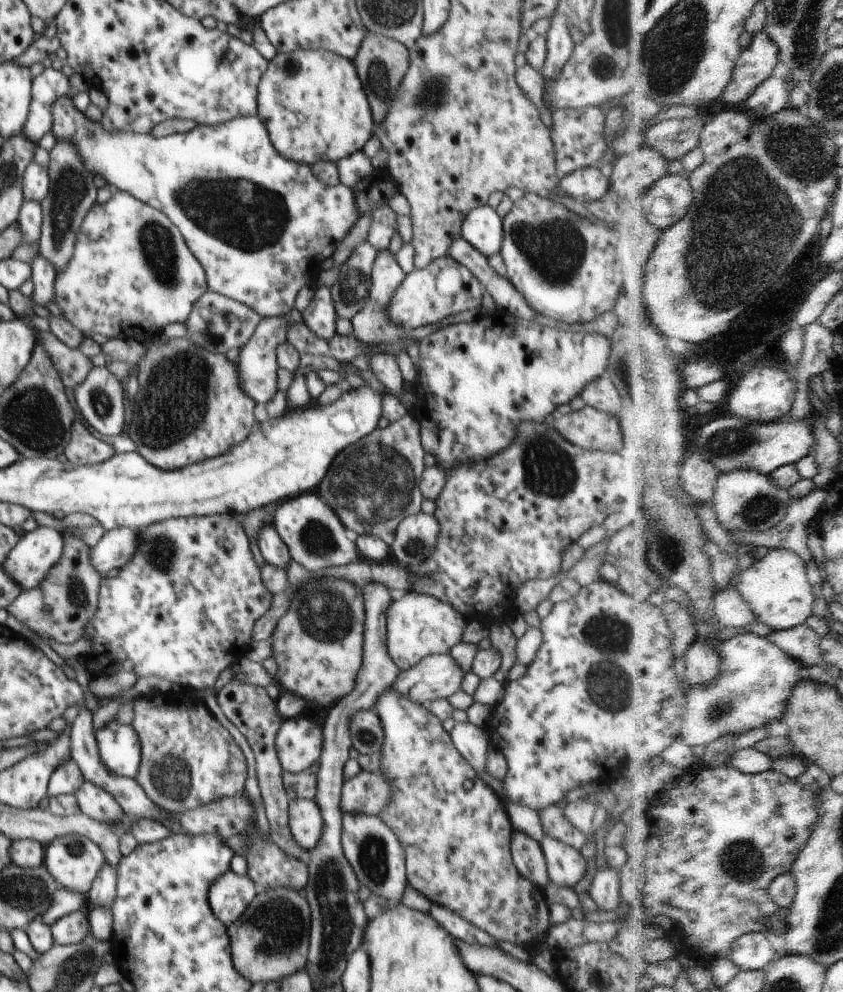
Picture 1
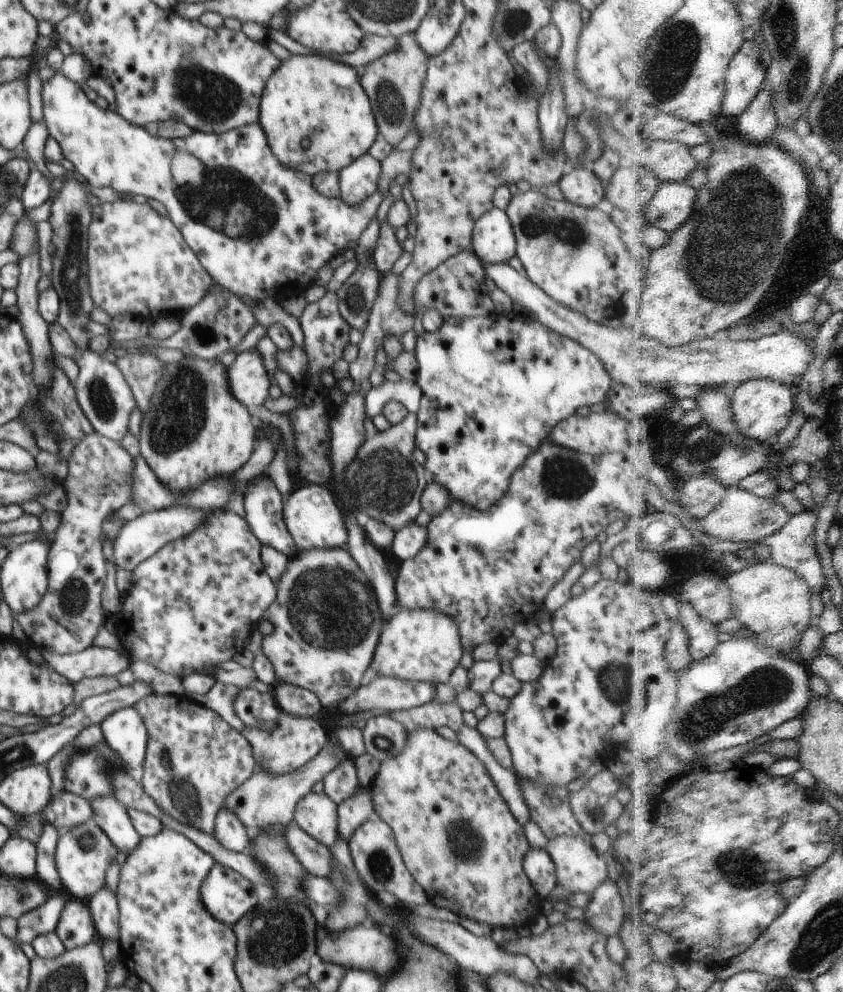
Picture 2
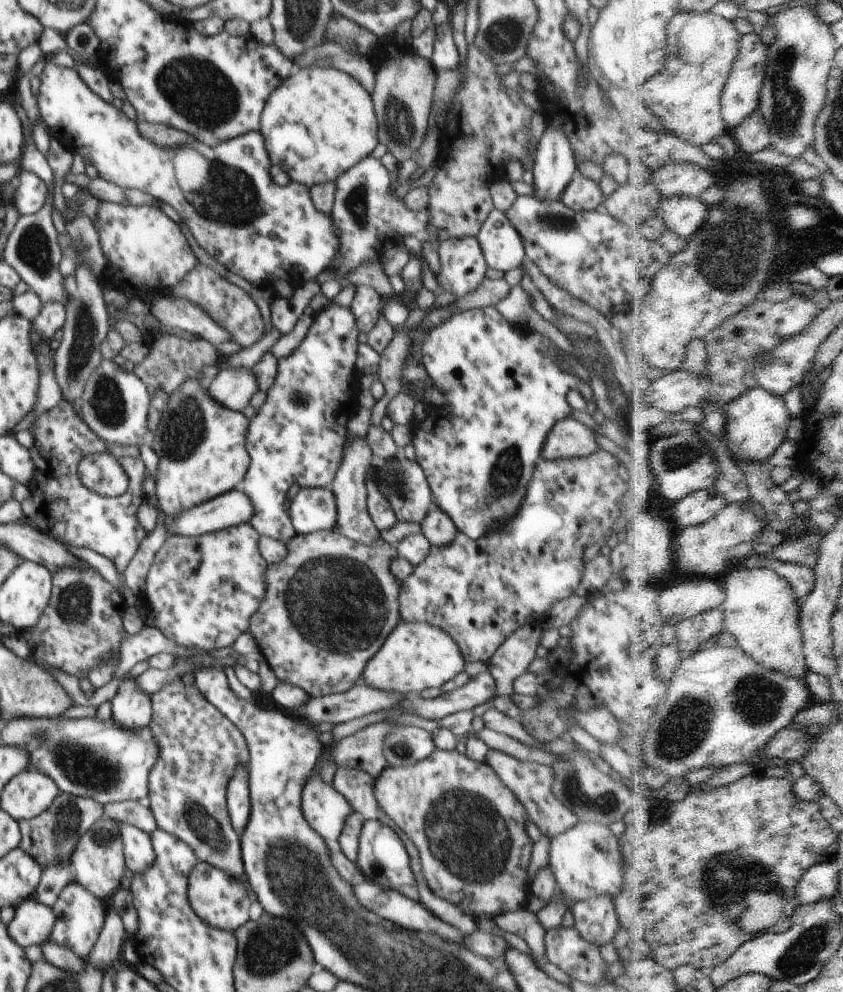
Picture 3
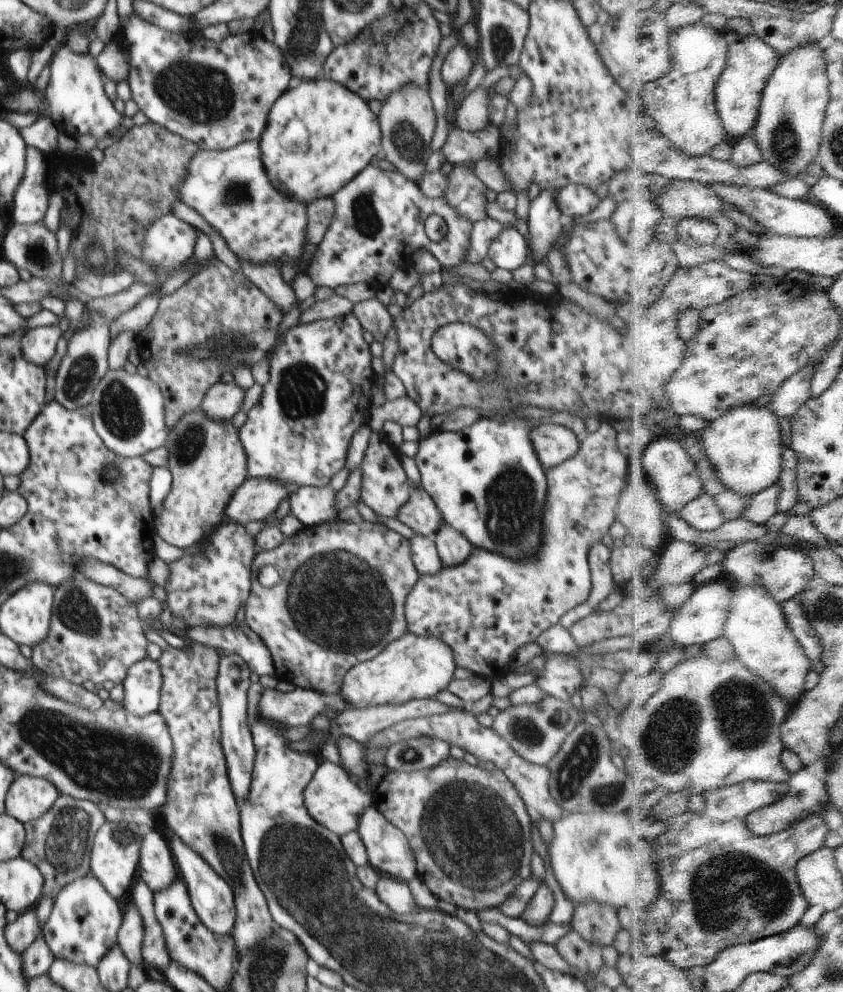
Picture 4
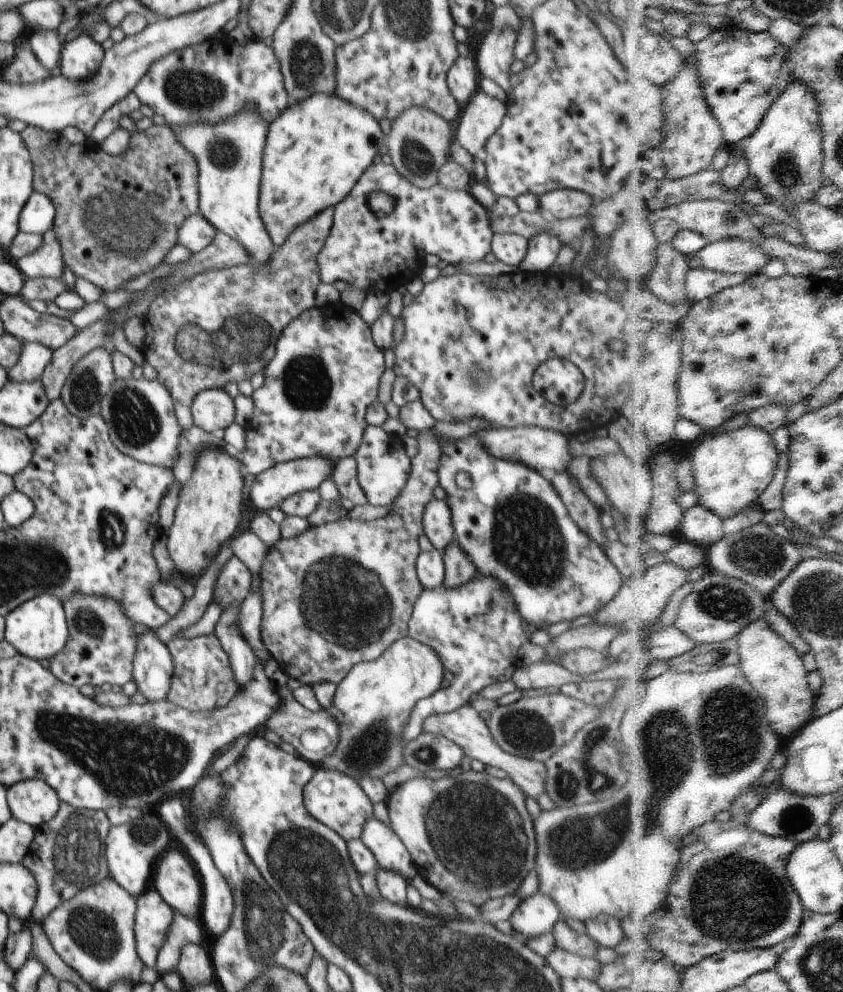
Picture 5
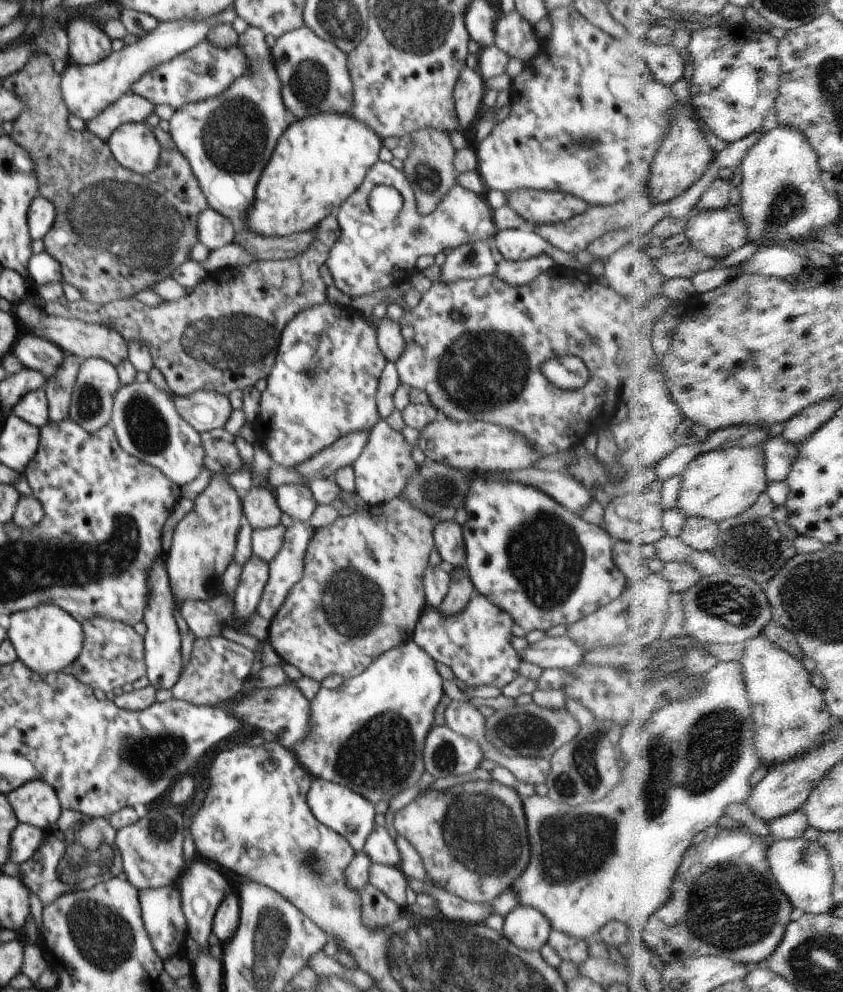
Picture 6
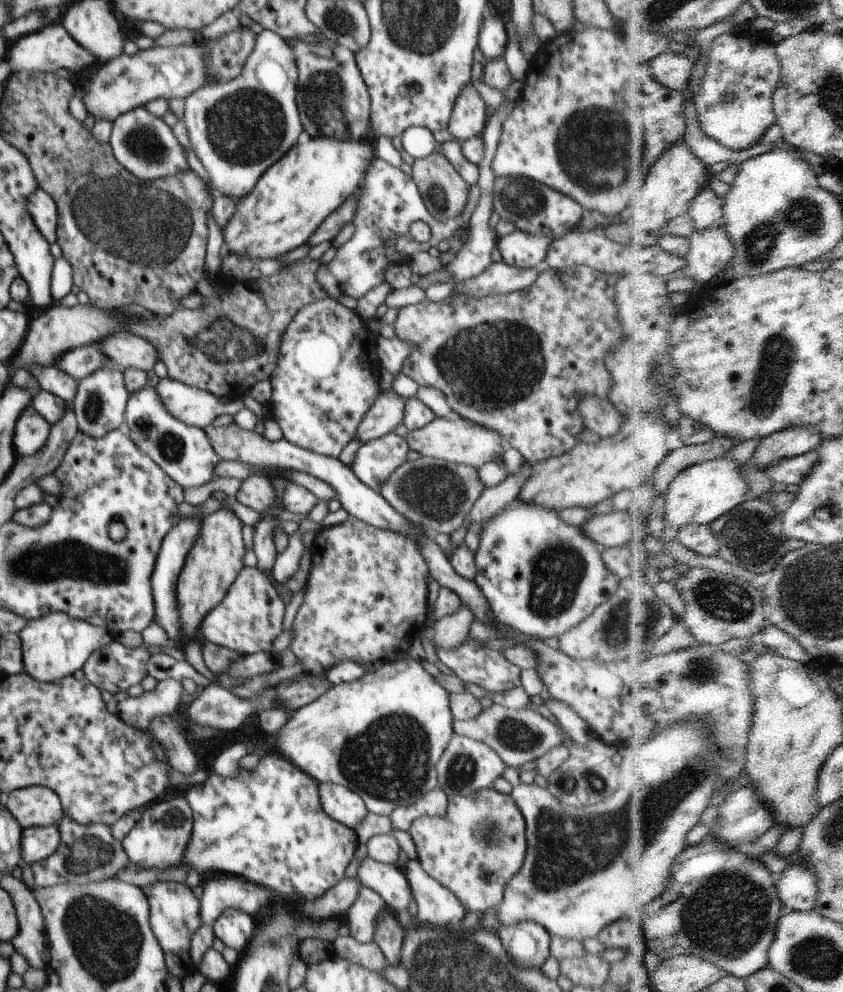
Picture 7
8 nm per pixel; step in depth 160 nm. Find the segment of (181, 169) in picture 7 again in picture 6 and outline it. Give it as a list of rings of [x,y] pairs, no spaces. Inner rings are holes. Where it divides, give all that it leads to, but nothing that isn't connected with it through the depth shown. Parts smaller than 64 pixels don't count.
[[[145,121],[121,124],[106,143],[123,167],[139,175],[151,173],[161,158],[162,146]]]

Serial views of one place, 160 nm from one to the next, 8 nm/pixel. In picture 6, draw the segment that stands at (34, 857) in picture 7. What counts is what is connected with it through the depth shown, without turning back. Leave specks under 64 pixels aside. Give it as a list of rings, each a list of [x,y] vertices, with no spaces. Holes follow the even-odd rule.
[[[19,822],[11,834],[9,860],[20,865],[28,862],[43,845],[44,836],[43,830]]]

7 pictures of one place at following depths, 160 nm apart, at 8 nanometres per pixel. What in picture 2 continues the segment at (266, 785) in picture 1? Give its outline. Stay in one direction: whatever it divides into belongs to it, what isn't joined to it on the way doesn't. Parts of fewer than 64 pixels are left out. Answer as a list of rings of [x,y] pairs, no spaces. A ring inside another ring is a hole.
[[[252,688],[240,691],[234,710],[245,725],[268,732],[275,727],[280,712],[273,691],[263,693]],[[294,822],[284,827],[284,834],[295,857],[310,875],[327,879],[331,876],[333,852],[329,846],[312,838]]]

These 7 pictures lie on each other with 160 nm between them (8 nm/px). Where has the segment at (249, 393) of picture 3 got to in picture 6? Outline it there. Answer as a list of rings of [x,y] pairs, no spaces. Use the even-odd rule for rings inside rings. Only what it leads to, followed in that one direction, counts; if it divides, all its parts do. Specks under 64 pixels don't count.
[[[202,389],[171,397],[178,414],[199,433],[224,428],[233,411],[228,397],[216,391]]]

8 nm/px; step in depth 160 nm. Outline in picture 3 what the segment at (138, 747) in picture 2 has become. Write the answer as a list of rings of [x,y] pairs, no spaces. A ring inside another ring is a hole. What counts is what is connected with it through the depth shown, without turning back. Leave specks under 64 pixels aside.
[[[124,677],[111,698],[111,717],[122,727],[148,727],[153,715],[151,696],[137,687],[138,677]]]

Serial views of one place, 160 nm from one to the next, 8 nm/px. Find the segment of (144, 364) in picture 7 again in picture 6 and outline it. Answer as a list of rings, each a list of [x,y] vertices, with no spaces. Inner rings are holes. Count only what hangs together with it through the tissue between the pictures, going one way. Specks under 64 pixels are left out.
[[[25,299],[16,304],[14,316],[18,318],[18,322],[24,323],[34,334],[52,341],[66,354],[76,355],[80,360],[96,357],[107,360],[116,367],[127,359],[128,339],[125,339],[116,329],[111,329],[109,326],[43,314]]]

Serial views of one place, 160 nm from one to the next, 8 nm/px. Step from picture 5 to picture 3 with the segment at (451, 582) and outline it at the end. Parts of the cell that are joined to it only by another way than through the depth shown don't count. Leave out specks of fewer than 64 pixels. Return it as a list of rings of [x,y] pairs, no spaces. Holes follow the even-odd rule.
[[[436,504],[430,505],[429,513],[421,522],[423,535],[434,547],[442,547],[454,542],[458,531],[450,517]]]

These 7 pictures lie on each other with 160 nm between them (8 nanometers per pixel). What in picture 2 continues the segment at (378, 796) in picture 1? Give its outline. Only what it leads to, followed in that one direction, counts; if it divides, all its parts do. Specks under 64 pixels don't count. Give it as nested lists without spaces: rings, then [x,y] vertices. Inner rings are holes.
[[[361,786],[355,795],[338,805],[339,839],[348,844],[356,829],[369,818],[375,817],[374,813],[370,787],[364,788]]]

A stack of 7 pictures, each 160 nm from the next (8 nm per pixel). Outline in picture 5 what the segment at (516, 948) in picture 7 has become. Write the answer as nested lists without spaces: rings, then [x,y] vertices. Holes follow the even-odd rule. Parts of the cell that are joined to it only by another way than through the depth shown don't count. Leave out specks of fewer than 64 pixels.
[[[538,892],[522,899],[509,916],[509,921],[512,928],[528,942],[552,933],[560,918],[557,904],[549,896]]]

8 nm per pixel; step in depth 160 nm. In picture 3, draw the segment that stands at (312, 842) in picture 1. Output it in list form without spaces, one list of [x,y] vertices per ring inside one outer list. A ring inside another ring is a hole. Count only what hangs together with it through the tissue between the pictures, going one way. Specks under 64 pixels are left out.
[[[318,774],[308,780],[301,792],[301,811],[308,824],[322,836],[327,846],[336,849],[347,818],[356,810],[333,784],[327,783]]]

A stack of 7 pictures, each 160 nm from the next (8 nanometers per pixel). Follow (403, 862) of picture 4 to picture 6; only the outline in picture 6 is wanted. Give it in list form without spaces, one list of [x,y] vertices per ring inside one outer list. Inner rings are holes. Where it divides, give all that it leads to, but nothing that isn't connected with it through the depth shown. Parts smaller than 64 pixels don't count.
[[[374,825],[366,839],[363,852],[372,863],[398,866],[400,852],[390,832],[382,826]]]

